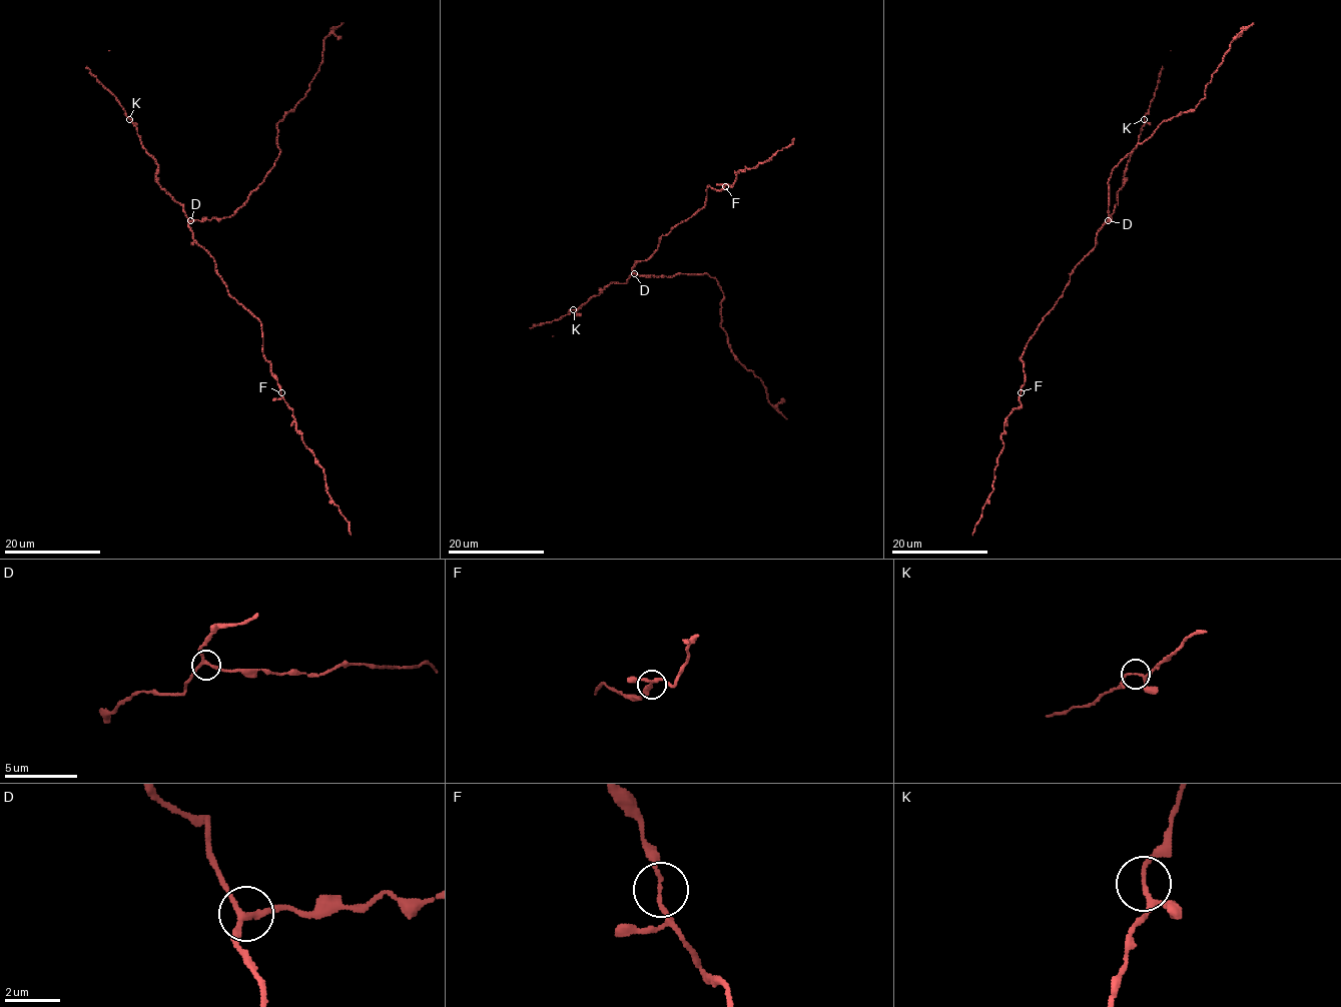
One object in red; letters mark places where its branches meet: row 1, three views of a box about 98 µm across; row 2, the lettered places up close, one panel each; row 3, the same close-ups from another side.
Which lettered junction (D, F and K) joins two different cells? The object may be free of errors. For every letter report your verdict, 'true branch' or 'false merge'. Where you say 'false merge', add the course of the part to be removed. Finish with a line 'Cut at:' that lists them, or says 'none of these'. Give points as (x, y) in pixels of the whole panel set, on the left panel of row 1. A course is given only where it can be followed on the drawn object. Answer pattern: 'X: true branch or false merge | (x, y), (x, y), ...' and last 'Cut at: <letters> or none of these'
D: true branch
F: true branch
K: true branch
Cut at: none of these

